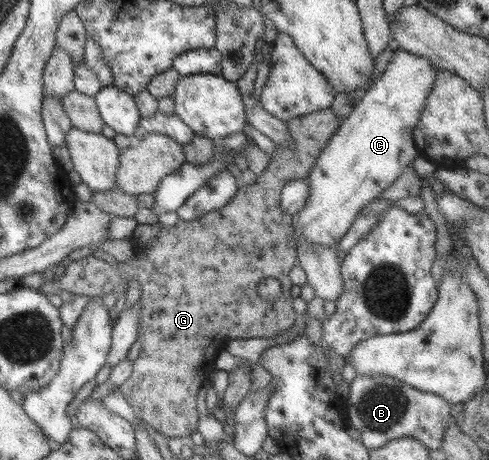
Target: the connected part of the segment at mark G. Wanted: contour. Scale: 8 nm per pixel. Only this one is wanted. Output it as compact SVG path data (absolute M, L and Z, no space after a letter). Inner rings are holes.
M324 108L301 117L292 117L286 124L293 144L275 149L267 167L257 175L254 184L242 185L228 204L194 221L178 220L172 227L160 225L152 245L146 250L136 246L130 261L117 262L120 263L118 270L113 270L101 259L87 255L78 260L66 261L65 271L60 278L53 277L48 281L42 273L19 278L20 286L37 290L40 294L58 295L60 290L66 290L71 294L90 297L114 294L116 298L121 292L126 292L128 281L136 280L141 290L141 315L136 336L140 354L133 361L131 376L118 387L118 391L132 407L134 415L165 438L182 438L197 431L197 402L205 388L207 374L214 368L214 356L224 349L226 339L274 338L278 334L282 335L298 317L291 307L292 284L288 276L290 269L297 264L297 252L292 217L284 214L279 207L281 190L285 182L307 176L320 151L335 134L340 120L330 108ZM262 278L275 278L281 284L281 295L276 301L265 301L256 292L256 284Z

